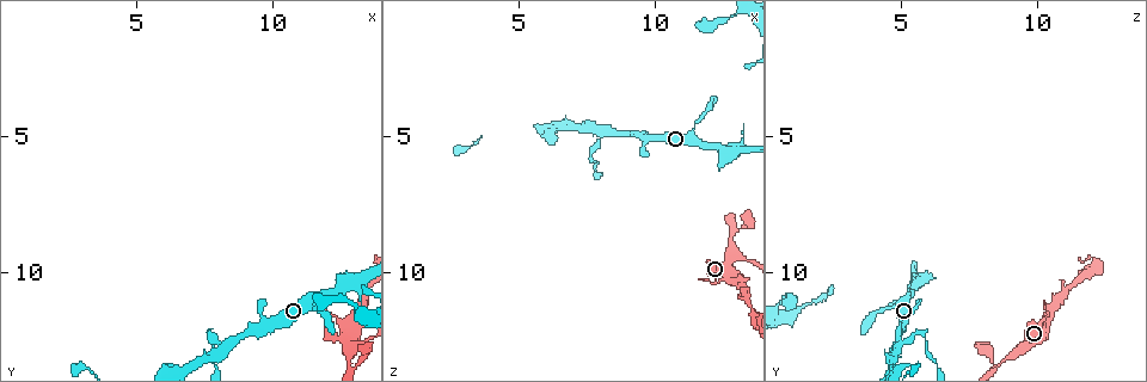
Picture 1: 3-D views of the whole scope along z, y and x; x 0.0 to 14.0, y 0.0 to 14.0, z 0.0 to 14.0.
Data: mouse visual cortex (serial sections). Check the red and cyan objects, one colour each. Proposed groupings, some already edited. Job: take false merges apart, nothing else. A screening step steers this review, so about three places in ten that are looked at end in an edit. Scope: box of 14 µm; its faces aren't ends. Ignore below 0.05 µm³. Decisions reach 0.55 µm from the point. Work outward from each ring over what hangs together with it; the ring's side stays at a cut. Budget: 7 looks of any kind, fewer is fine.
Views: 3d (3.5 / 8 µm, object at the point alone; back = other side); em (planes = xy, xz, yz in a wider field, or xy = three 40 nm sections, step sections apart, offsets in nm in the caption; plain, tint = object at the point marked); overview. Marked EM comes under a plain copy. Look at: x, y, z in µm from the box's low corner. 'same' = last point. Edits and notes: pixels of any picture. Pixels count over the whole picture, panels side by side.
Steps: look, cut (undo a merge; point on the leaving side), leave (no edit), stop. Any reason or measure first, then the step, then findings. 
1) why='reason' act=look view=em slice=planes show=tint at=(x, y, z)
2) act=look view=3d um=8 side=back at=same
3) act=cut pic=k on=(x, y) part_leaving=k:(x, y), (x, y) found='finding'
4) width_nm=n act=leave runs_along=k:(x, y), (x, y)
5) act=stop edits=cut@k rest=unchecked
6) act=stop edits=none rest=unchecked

why='two arms in line, one across' act=look view=3d um=8 at=(8.1, 12.6, 4.9)

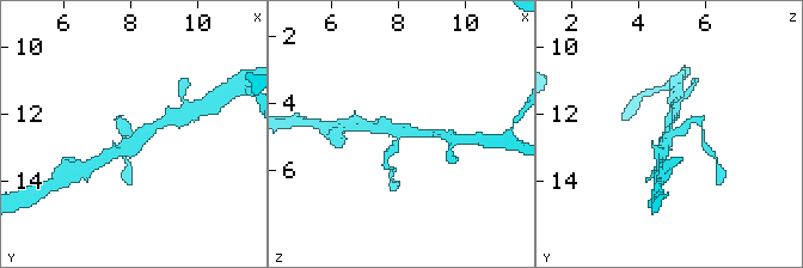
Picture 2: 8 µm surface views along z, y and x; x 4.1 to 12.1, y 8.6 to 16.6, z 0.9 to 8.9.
why='zoom in' act=look view=3d um=3.5 at=(8.2, 12.6, 4.9)

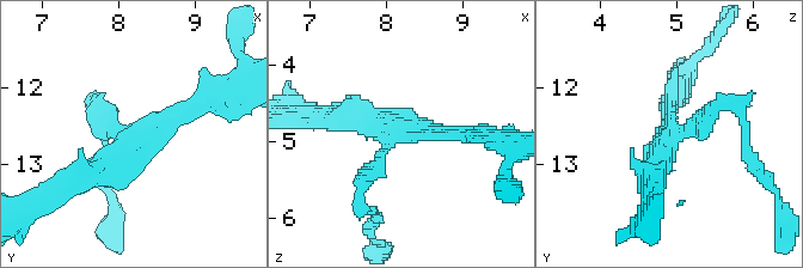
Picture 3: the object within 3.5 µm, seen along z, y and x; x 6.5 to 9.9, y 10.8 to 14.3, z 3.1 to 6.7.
arm_widths_nm=200,200,350 act=leave runs_along=3:(202, 101), (73, 186) found='all the same cell'

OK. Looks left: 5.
why='narrows sharply' act=look view=3d um=8 at=(13.1, 13.4, 8.4)

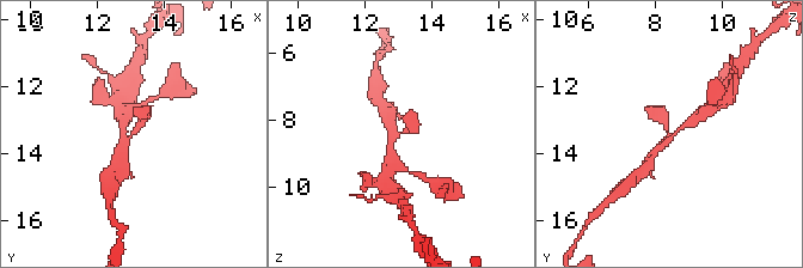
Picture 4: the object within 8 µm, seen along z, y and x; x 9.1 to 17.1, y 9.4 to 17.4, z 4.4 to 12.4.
arms=3 arm_widths_nm=250,300,350 why='shape alone is not enough' act=look view=em slice=xy step=2 show=tint at=(13.1, 13.4, 8.5)

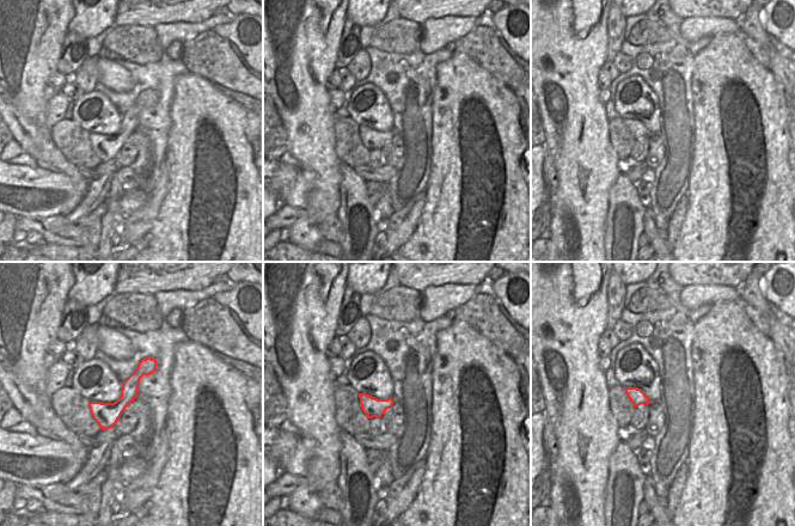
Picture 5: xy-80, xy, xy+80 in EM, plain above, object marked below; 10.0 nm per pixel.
act=leave runs_along=5:(152, 361), (104, 426) found='all the same cell'

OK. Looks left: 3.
why='sharp bend' act=look view=3d um=8 side=back at=(12.7, 10.4, 5.6)

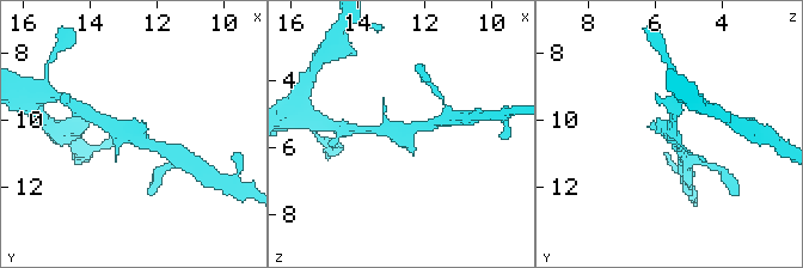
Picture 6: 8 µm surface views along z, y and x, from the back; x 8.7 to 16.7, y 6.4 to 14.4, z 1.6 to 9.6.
act=look view=em slice=xy step=1 show=tint at=(12.6, 10.4, 5.5)

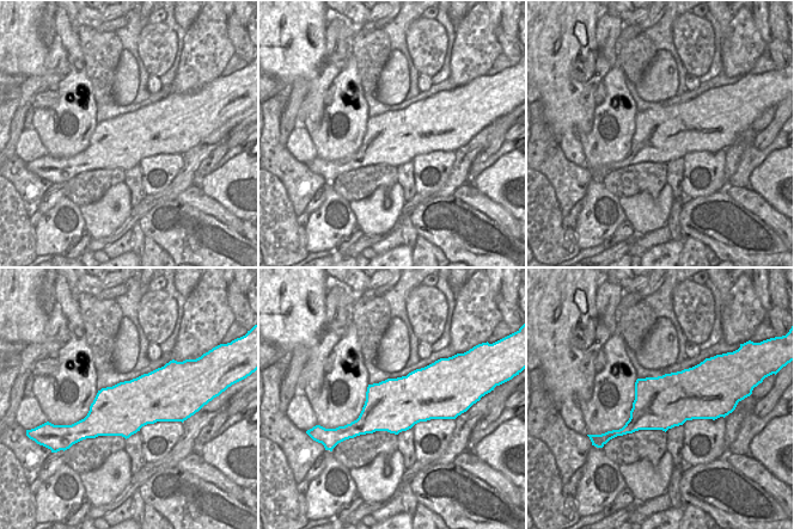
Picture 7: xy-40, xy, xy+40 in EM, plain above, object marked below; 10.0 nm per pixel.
act=leave runs_along=6:(164, 150), (103, 121) found='one cell here'

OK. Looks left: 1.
act=stop edits=none rest=unchecked

